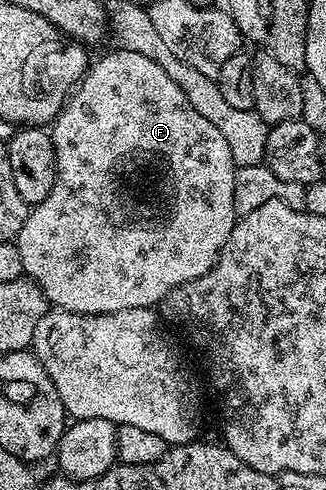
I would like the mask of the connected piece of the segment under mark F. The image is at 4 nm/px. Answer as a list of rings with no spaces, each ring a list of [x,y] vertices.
[[[117,48],[111,51],[111,54],[91,61],[86,75],[74,87],[49,127],[48,133],[56,152],[56,184],[52,184],[52,192],[44,196],[42,203],[31,209],[16,239],[20,257],[24,259],[25,277],[31,278],[42,289],[51,307],[77,314],[115,314],[124,312],[124,308],[157,307],[172,288],[188,284],[188,280],[196,280],[214,267],[236,221],[233,208],[236,167],[223,134],[205,116],[200,116],[192,104],[188,104],[188,96],[180,92],[179,86],[169,78],[164,68],[160,68],[160,64],[156,64],[156,60],[148,60],[148,56],[140,56],[140,52]]]

